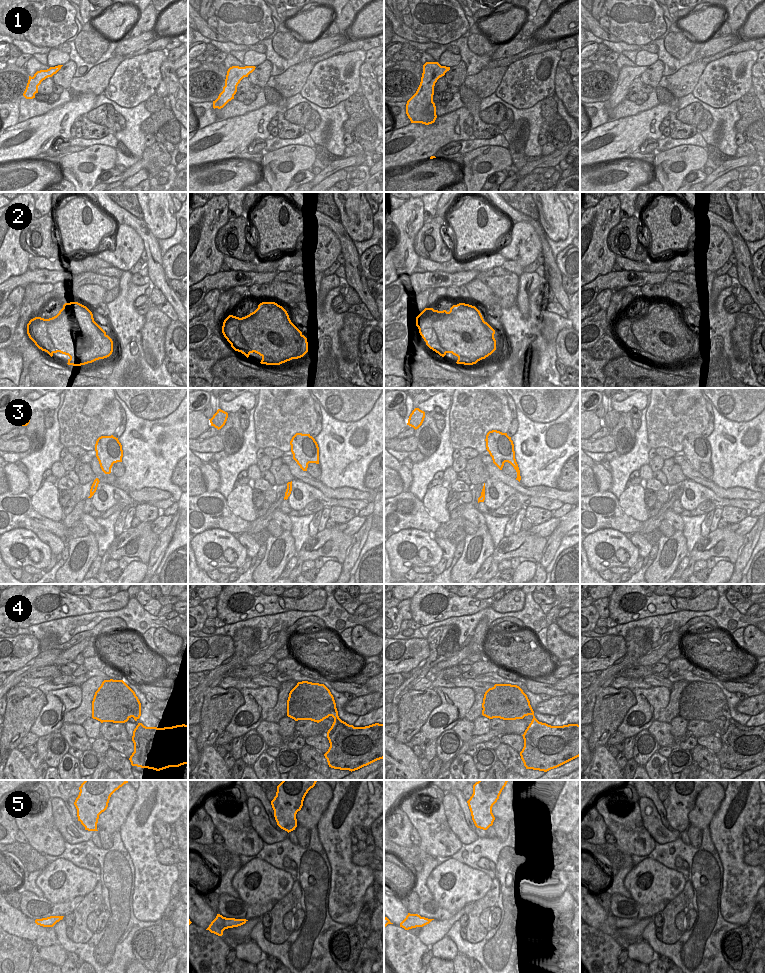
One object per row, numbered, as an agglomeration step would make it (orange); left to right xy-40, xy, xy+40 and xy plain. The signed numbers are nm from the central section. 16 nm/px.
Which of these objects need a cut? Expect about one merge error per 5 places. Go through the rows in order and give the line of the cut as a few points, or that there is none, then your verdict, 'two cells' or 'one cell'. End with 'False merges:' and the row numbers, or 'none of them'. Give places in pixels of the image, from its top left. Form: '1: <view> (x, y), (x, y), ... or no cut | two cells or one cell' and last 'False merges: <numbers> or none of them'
1: no cut | one cell
2: no cut | one cell
3: no cut | one cell
4: no cut | one cell
5: no cut | one cell
False merges: none of them

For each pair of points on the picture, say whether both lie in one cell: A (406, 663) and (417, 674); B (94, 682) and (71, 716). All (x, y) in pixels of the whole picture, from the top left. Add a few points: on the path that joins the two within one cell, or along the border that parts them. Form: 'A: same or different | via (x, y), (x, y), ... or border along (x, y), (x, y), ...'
A: different | border along (417, 666), (409, 671)
B: same | via (88, 691), (86, 705), (80, 711)

